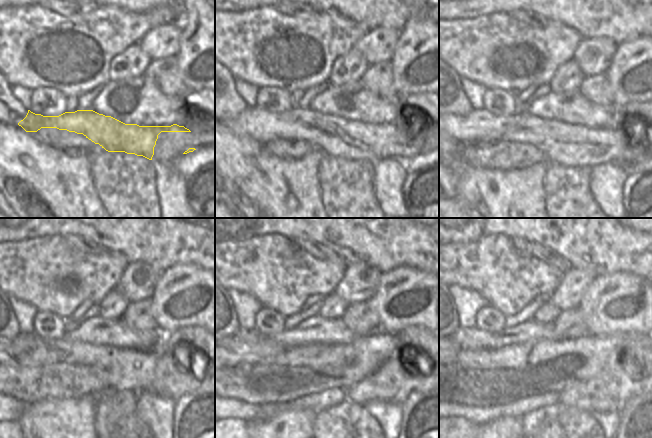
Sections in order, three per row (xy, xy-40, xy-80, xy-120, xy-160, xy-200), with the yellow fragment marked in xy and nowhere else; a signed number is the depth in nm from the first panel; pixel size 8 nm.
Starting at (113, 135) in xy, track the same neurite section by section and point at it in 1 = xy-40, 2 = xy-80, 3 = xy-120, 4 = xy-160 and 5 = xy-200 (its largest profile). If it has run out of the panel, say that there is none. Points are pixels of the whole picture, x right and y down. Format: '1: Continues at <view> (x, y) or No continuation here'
1: Continues at xy-40 (334, 136)
2: Continues at xy-80 (567, 144)
3: Continues at xy-120 (126, 369)
4: Continues at xy-160 (252, 347)
5: Continues at xy-200 (459, 349)

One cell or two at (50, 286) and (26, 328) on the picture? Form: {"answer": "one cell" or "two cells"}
{"answer": "two cells"}

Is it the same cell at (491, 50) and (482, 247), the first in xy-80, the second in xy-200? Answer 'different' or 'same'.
same

